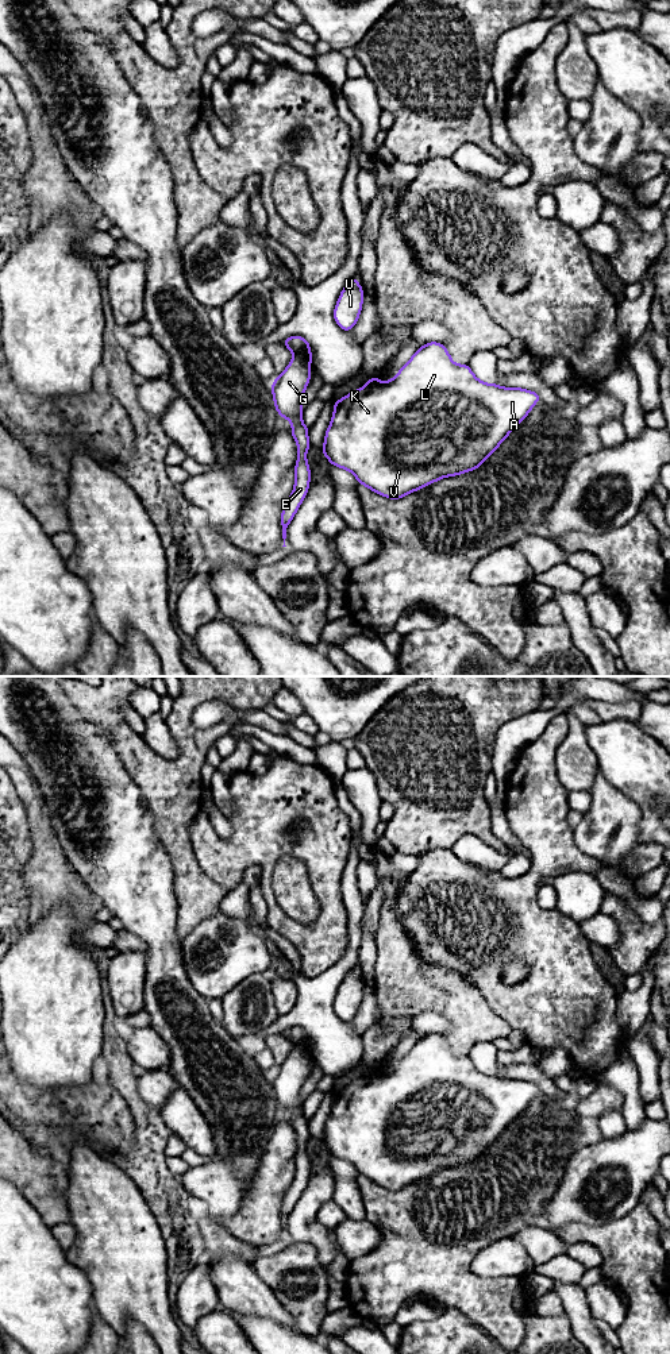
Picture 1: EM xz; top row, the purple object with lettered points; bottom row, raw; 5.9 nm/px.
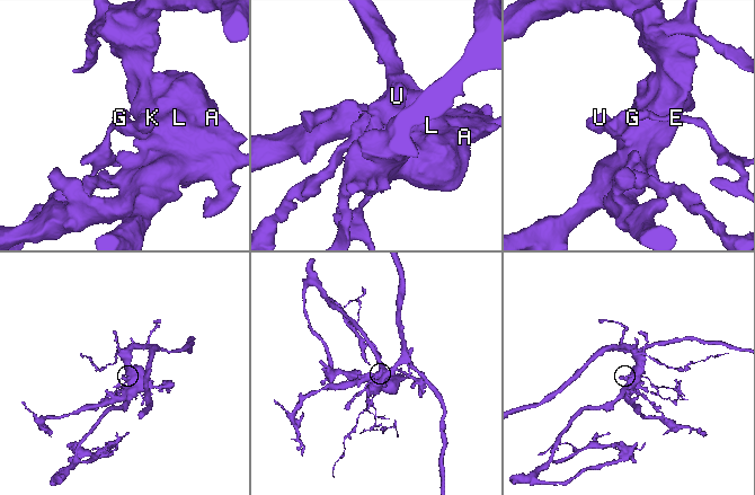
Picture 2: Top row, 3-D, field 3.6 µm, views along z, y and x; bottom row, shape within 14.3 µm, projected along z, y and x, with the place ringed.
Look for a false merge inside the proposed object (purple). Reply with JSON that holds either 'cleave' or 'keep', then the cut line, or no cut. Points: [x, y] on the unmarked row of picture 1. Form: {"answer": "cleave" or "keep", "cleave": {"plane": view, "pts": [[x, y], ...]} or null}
{"answer": "cleave", "cleave": {"plane": "xz", "pts": [[293, 1044], [310, 1056]]}}

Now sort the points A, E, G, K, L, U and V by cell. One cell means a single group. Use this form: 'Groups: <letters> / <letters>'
Groups: A K L U V / E G

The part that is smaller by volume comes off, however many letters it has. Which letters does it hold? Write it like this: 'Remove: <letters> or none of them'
Remove: E, G

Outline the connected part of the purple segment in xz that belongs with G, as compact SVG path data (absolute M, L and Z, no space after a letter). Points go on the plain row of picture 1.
M293 1045L290 1054L282 1065L272 1075L272 1085L274 1089L274 1099L278 1106L292 1114L292 1127L297 1134L299 1147L294 1157L294 1177L290 1188L285 1193L281 1206L282 1230L285 1237L286 1220L303 1191L305 1189L311 1161L307 1153L307 1142L312 1137L308 1131L309 1120L301 1110L303 1096L301 1089L311 1071L311 1056L308 1056L299 1046Z

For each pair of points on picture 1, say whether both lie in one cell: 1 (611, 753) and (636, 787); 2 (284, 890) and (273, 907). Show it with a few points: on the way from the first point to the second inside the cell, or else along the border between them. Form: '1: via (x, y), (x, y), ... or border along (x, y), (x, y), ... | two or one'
1: via (619, 762), (636, 779) | one
2: border along (273, 870), (272, 892), (277, 903), (299, 922) | two

